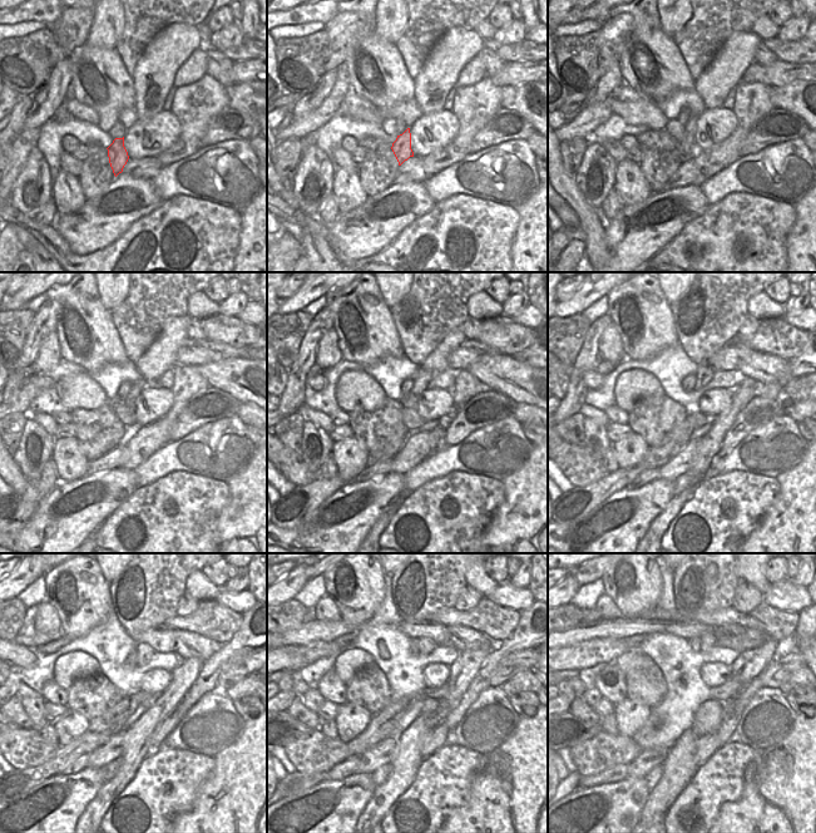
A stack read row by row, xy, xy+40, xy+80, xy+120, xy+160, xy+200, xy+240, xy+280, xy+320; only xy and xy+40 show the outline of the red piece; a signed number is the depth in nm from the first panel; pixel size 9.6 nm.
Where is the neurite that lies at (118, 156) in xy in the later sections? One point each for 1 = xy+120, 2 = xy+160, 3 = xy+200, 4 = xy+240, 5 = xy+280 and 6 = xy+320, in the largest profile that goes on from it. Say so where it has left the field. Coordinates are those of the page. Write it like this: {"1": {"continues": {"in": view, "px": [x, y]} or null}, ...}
{"1": {"continues": {"in": "xy+120", "px": [137, 388]}}, "2": {"continues": {"in": "xy+160", "px": [421, 382]}}, "3": {"continues": {"in": "xy+200", "px": [705, 373]}}, "4": {"continues": {"in": "xy+240", "px": [144, 651]}}, "5": {"continues": {"in": "xy+280", "px": [426, 645]}}, "6": {"continues": {"in": "xy+320", "px": [708, 639]}}}

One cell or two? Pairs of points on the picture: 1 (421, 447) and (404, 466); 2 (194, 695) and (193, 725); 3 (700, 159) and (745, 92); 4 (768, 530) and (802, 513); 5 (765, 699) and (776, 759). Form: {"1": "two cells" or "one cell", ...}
{"1": "one cell", "2": "two cells", "3": "one cell", "4": "one cell", "5": "two cells"}

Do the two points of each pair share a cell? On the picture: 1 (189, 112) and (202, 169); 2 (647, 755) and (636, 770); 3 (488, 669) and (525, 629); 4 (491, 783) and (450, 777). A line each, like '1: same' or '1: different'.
1: different
2: same
3: same
4: different

